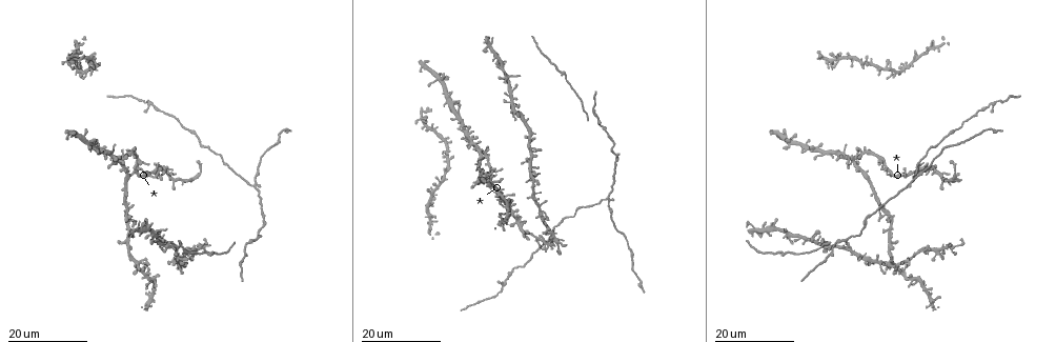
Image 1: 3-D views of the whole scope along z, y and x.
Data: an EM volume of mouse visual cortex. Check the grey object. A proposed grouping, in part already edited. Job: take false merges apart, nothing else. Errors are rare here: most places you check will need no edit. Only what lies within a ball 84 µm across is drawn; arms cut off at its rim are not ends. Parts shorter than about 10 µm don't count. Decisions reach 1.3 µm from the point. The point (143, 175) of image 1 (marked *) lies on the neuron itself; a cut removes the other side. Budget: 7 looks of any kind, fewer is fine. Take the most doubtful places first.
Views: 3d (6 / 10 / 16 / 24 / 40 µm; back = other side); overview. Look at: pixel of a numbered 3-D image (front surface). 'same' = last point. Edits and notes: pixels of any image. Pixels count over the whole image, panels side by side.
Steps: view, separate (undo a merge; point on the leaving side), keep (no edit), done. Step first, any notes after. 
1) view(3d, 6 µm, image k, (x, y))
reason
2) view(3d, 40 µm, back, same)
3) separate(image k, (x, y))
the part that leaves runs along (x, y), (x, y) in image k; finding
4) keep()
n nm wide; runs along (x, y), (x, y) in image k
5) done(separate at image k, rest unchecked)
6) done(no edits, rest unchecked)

view(3d, 16 µm, image 1, (153, 276))
four or more arms meet

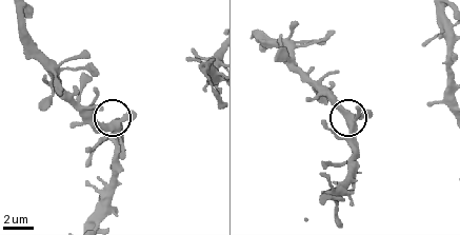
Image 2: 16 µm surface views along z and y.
view(3d, 6 µm, image 2, (119, 128))

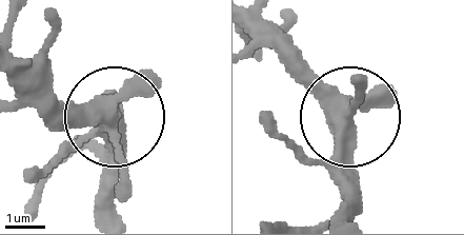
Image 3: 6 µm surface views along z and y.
view(3d, 6 µm, back, image 3, (109, 114))

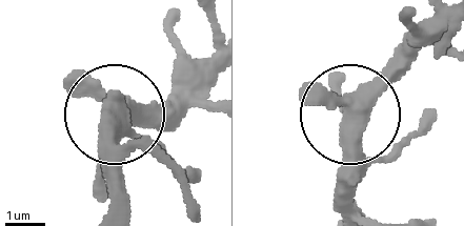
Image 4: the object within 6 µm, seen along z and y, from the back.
keep()
430 nm wide; one neuron here

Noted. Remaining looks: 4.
view(3d, 24 µm, image 1, (866, 217))
thin neck

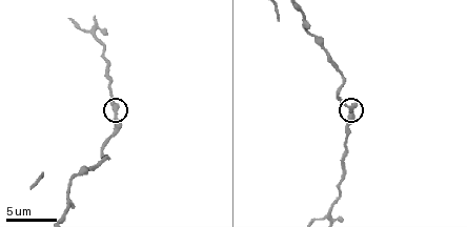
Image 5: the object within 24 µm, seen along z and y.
view(3d, 10 µm, image 5, (118, 114))
zoom in

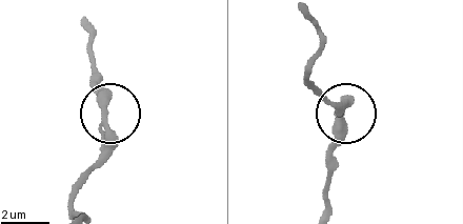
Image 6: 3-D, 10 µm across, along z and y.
keep()
runs along (324, 212), (330, 135), (340, 118), (337, 106) in image 6; all the same neuron

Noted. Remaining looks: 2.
view(3d, 16 µm, image 1, (199, 173))

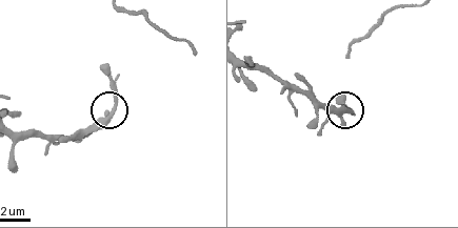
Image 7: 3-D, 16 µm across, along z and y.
view(3d, 10 µm, image 7, (111, 112))

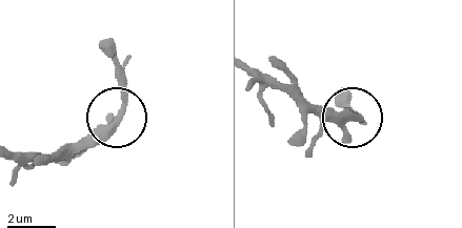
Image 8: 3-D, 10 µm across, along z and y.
keep()
280 nm wide; runs along (17, 151), (59, 157), (101, 132), (125, 90), (125, 57) in image 8; all the same neuron

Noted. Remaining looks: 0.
done(no edits, rest unchecked)

